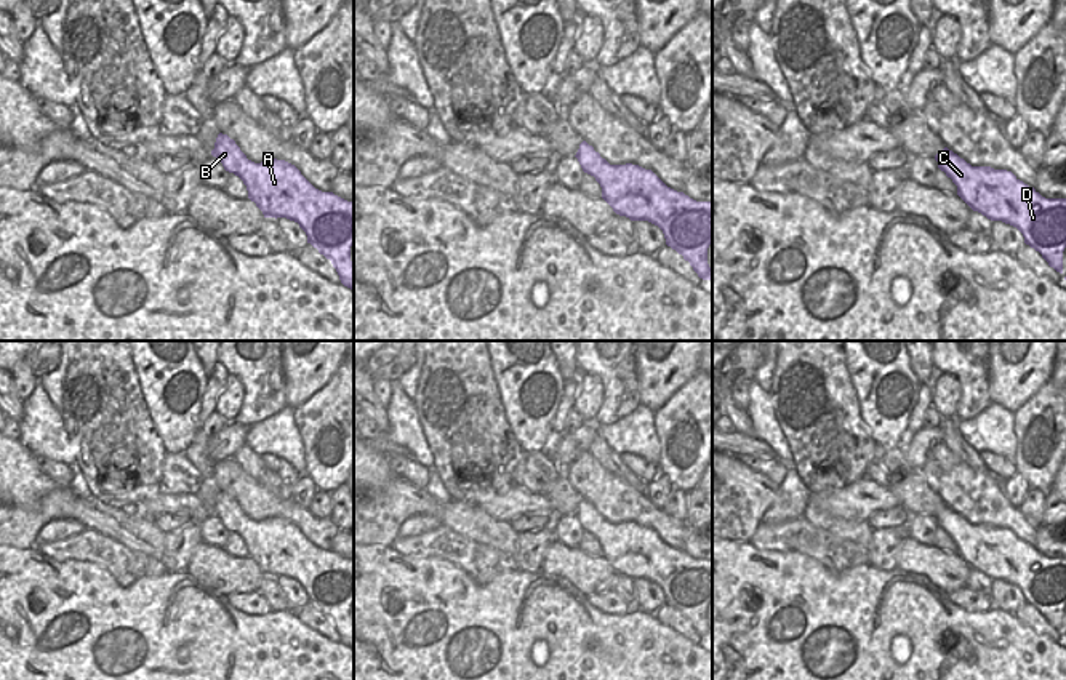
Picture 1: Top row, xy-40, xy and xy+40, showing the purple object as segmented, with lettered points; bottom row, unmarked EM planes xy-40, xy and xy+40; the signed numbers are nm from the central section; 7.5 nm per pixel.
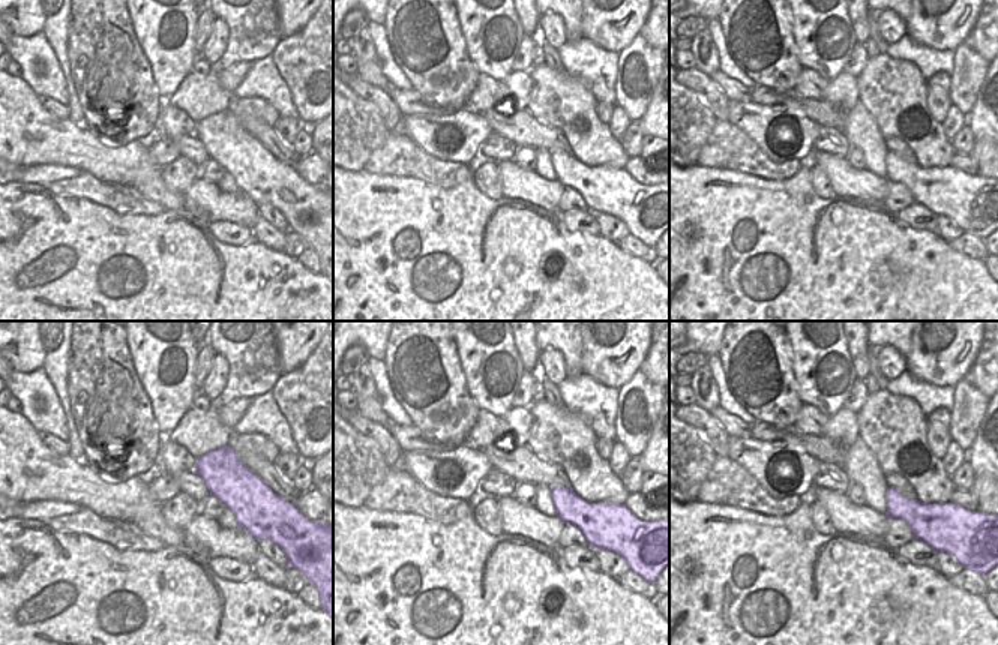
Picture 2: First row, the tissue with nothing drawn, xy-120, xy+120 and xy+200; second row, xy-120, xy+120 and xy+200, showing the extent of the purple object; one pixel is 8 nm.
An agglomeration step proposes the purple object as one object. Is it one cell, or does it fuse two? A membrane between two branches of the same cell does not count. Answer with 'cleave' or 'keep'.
keep

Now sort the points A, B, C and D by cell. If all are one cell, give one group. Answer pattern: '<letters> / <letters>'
A B C D

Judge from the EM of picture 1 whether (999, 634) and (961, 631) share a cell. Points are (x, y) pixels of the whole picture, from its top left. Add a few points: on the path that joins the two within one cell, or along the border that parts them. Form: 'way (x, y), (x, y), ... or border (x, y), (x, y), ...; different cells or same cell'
way (989, 634), (970, 634); same cell

